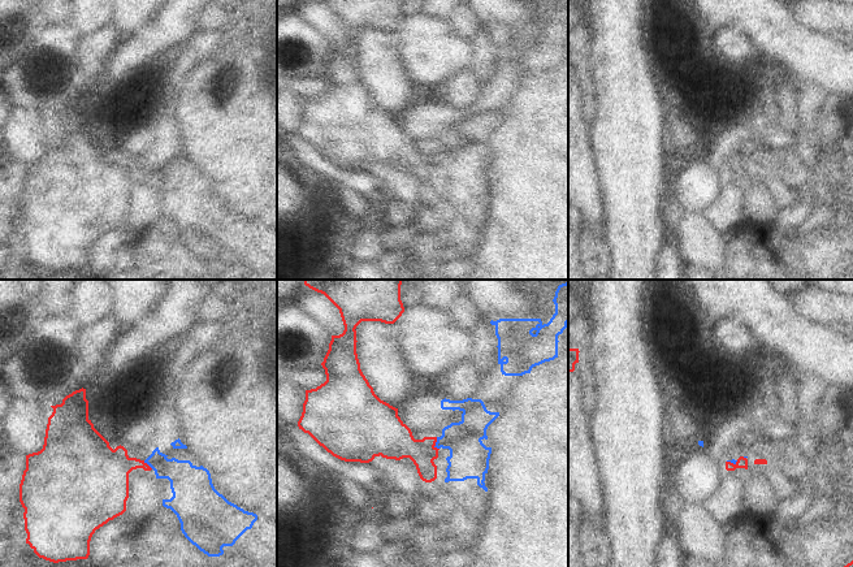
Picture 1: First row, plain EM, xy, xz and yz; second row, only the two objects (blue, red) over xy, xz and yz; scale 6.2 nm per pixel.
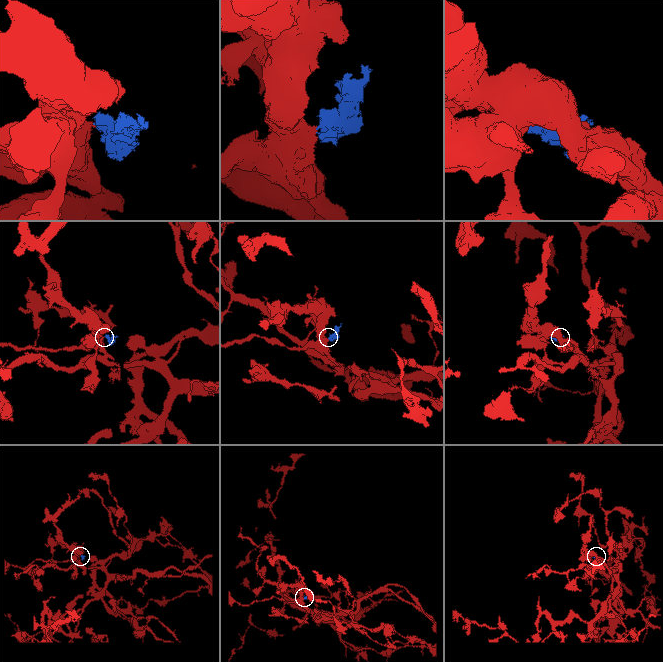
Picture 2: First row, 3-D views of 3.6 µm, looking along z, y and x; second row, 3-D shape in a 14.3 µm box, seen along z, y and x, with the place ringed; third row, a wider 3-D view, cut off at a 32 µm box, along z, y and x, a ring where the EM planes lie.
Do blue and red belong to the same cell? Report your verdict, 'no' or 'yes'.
no

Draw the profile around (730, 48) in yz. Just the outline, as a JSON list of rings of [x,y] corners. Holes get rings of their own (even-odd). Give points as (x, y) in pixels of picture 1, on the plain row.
[[[726,27],[718,34],[707,34],[706,38],[705,60],[722,69],[736,70],[737,68],[746,68],[757,61],[757,49],[750,38],[740,31],[737,27]]]

